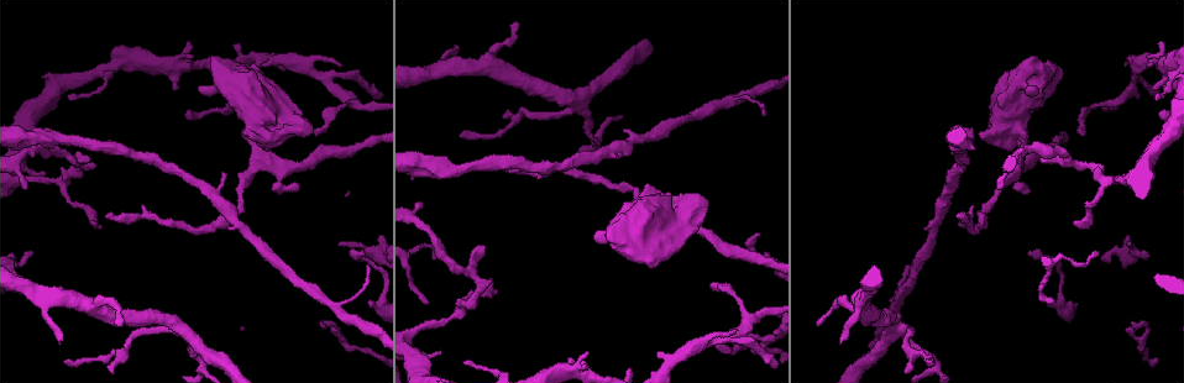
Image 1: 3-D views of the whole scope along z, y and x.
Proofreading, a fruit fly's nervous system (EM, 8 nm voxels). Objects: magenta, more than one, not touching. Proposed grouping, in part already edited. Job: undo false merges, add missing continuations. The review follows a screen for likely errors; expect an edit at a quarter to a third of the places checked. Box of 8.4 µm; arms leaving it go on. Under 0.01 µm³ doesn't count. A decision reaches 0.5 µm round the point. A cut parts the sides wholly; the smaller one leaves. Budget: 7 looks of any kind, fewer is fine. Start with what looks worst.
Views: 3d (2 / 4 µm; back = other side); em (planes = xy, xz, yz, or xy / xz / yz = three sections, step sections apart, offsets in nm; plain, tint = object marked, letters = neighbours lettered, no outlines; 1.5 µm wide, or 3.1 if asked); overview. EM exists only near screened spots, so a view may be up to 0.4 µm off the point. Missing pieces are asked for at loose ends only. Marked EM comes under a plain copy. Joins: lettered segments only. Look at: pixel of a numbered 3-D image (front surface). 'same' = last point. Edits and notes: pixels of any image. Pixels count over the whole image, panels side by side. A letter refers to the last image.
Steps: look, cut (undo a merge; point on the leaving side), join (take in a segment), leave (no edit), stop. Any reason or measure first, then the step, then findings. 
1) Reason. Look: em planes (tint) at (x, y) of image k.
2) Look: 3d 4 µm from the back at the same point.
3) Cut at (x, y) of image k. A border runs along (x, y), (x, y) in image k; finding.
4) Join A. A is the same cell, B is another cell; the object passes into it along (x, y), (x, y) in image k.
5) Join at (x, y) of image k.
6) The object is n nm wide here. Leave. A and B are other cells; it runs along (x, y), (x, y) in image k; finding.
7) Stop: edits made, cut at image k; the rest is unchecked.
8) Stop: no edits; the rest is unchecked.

A narrow waist. Look: em xz step 4 (tint) at (971, 215) of image 1.

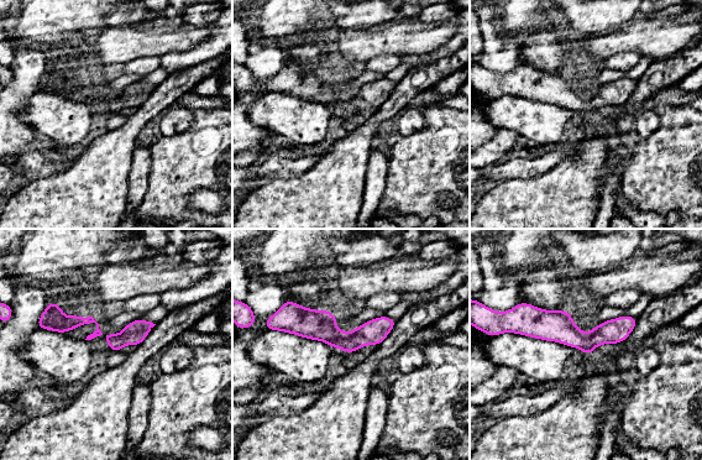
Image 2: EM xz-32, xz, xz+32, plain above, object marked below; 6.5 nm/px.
Cut it another way. Look: em planes (tint) at the same point.

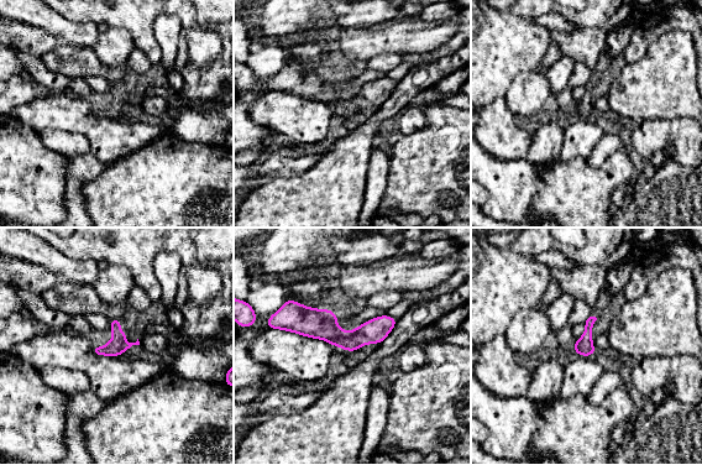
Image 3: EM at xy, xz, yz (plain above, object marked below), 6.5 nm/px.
What lies round it. Look: em planes (letters) at the same point.

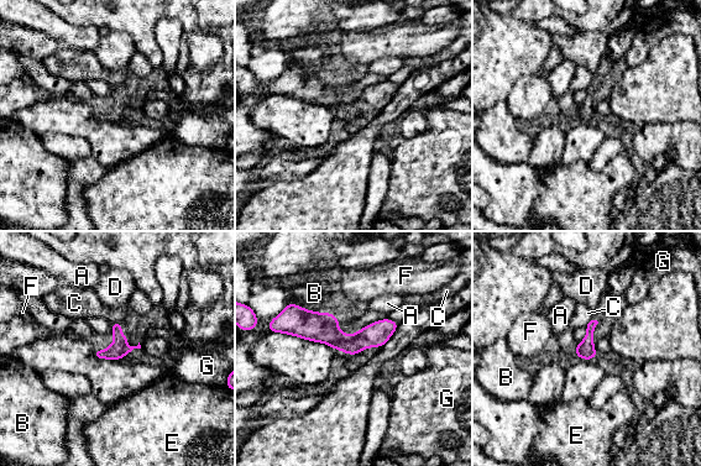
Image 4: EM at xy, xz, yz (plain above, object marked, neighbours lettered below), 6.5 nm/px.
Leave. A, B, C, D, E, F and G are other cells; it runs along (284, 324), (338, 340), (393, 326) in image 4; all the same neuron.

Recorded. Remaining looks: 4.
An open end. Look: 3d 2 µm at (928, 364) of image 1.

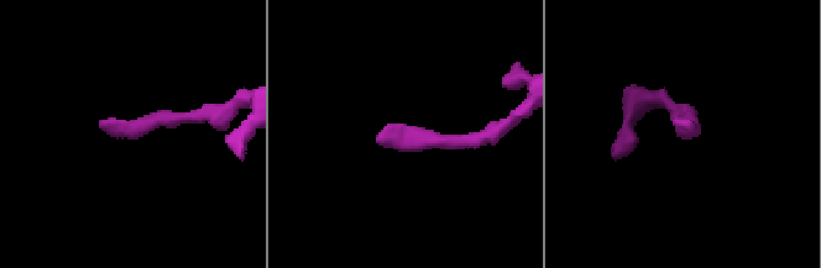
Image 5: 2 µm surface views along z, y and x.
Now the EM. Look: em planes (tint) at (380, 132) of image 5.

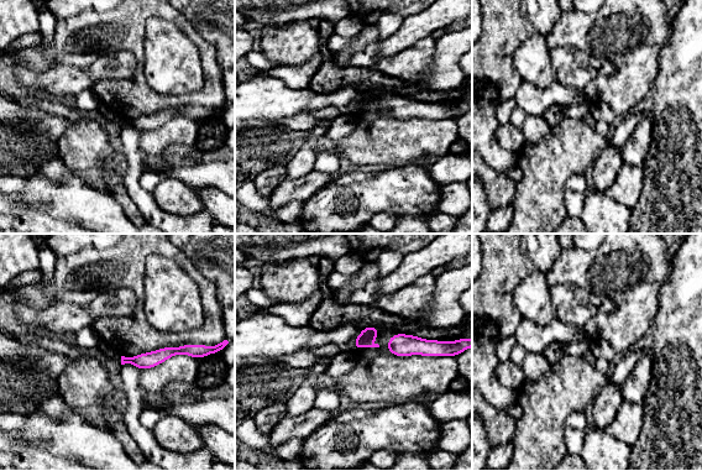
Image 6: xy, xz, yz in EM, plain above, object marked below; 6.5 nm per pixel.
See the neighbours. Look: em planes (letters) at the same point.

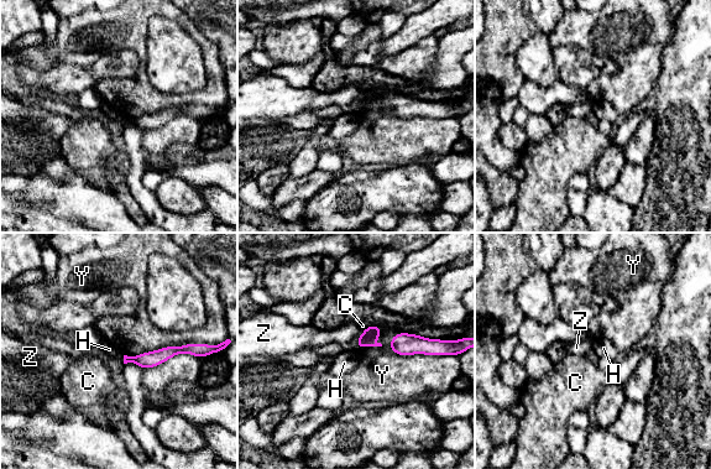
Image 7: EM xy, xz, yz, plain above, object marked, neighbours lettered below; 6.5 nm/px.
Leave. C, H, Y and Z are other cells; no lettered segment goes on from it.

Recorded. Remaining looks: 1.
Stop: no edits; the rest is unchecked.

